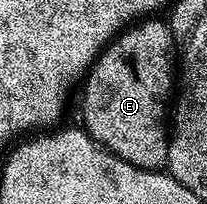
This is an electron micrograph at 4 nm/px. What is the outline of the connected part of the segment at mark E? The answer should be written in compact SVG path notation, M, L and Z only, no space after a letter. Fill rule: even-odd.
M151 16L116 34L82 83L82 125L87 133L109 152L142 170L162 171L167 165L169 99L173 94L171 81L177 78L177 39L170 25L161 19Z

